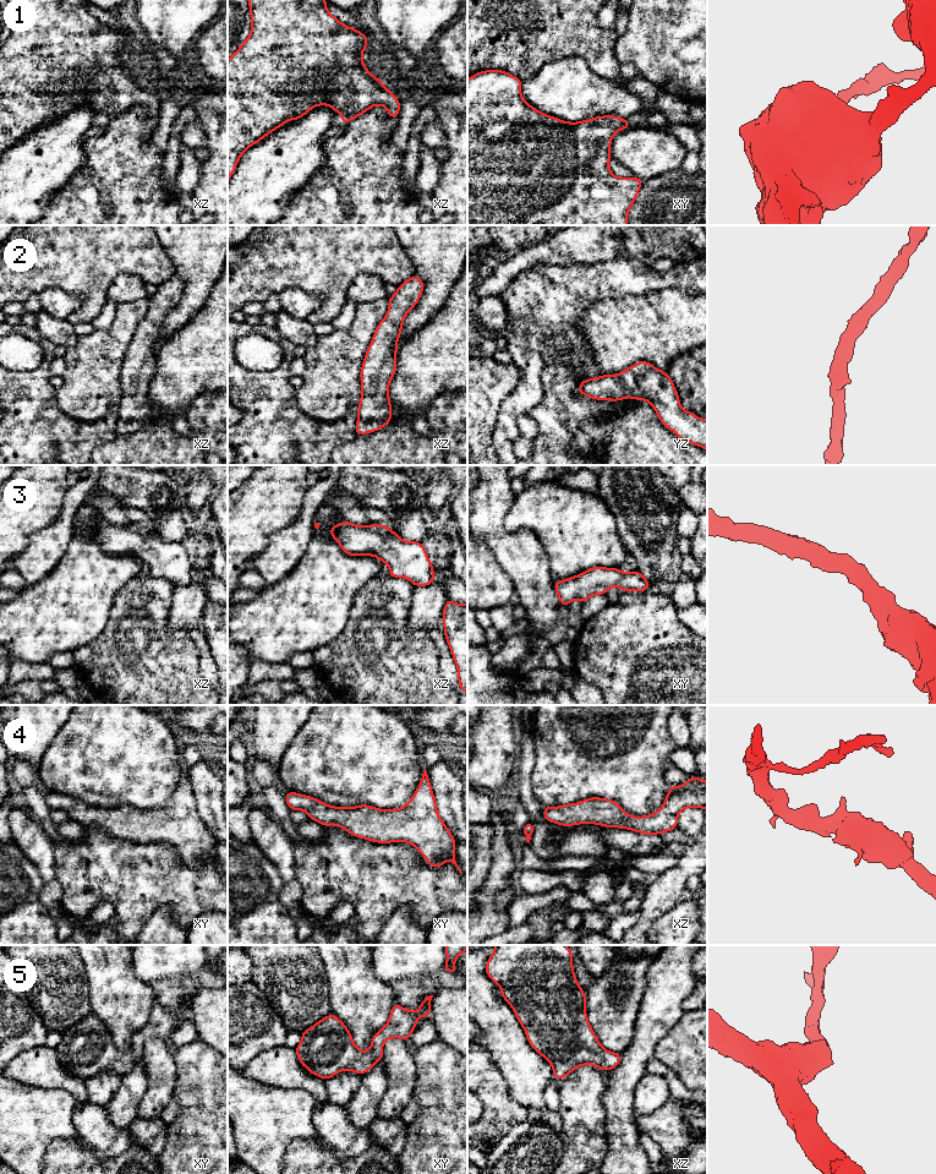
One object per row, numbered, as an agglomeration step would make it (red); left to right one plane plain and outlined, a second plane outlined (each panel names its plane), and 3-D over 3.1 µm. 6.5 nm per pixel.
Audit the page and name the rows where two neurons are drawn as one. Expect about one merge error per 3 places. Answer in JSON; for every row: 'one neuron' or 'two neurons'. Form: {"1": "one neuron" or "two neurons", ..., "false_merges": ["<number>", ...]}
{"1": "one neuron", "2": "one neuron", "3": "one neuron", "4": "one neuron", "5": "one neuron", "false_merges": []}

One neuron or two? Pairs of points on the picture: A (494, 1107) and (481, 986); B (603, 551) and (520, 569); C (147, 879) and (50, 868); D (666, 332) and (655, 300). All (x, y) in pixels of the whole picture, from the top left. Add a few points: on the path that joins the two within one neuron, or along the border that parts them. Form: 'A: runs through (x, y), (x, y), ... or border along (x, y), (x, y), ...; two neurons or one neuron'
A: border along (480, 1043), (490, 1053), (491, 1061), (503, 1076); two neurons
B: border along (536, 536), (547, 556), (549, 575), (553, 582); two neurons
C: border along (54, 845), (55, 878); two neurons
D: runs through (658, 325), (655, 321), (655, 307); one neuron

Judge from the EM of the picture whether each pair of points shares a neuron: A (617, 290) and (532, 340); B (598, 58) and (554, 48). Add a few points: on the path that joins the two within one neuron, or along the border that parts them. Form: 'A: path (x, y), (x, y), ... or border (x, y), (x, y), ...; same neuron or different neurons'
A: path (596, 290), (581, 290), (552, 320); same neuron
B: path (587, 48), (565, 48); same neuron

